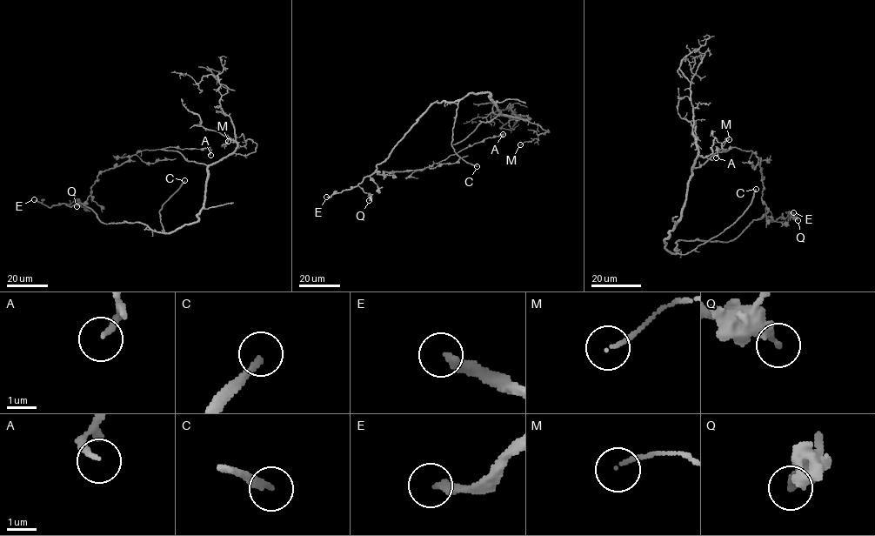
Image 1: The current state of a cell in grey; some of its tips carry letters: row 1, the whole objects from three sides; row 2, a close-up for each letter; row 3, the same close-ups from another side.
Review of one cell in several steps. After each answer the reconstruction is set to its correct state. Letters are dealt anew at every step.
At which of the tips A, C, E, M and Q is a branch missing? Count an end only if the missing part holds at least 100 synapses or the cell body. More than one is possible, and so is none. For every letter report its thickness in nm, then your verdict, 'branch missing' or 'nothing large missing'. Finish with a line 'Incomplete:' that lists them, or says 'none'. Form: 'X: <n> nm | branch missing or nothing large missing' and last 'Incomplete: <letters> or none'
A: 200 nm | nothing large missing
C: 240 nm | branch missing
E: 280 nm | branch missing
M: 100 nm | nothing large missing
Q: 340 nm | nothing large missing
Incomplete: C, E

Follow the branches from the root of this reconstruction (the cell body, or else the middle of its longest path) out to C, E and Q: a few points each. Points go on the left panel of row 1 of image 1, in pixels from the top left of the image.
C: (156, 231), (165, 233), (159, 210), (184, 180)
E: (156, 231), (138, 222), (105, 224), (81, 203), (49, 207), (34, 199)
Q: (156, 231), (138, 222), (105, 224), (81, 203), (71, 206), (66, 204), (70, 204), (76, 199), (76, 206)

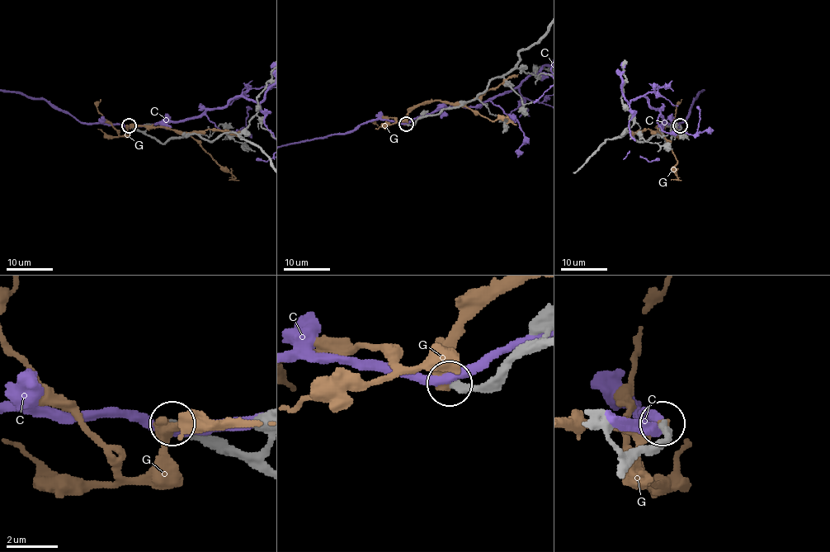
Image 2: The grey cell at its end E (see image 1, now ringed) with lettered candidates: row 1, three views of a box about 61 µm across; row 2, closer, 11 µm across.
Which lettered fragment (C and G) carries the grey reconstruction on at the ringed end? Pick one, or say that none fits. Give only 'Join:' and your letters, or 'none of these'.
Join: none of these

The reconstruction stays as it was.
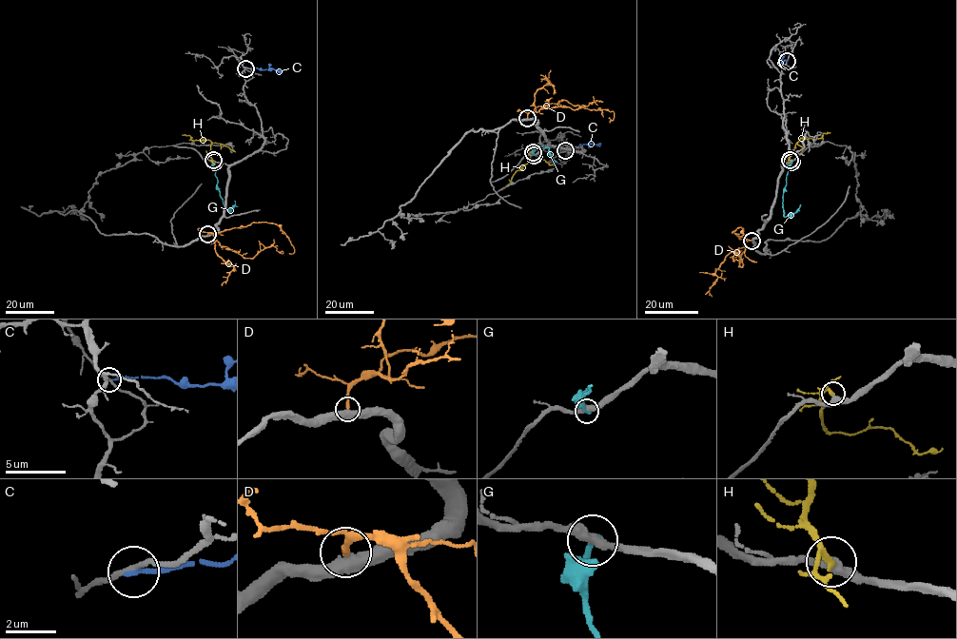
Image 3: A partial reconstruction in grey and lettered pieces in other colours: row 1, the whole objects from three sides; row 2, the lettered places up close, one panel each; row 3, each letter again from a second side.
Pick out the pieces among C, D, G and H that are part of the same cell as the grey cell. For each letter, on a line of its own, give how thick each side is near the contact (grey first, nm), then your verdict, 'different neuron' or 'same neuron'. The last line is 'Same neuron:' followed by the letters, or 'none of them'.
C: calibres 200 and 220 nm; different neuron
D: calibres 500 and 240 nm; same neuron
G: calibres 460 and 240 nm; different neuron
H: calibres 380 and 180 nm; same neuron
Same neuron: D, H

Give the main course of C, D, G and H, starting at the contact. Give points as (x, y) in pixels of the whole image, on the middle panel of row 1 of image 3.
C: (565, 150), (583, 145), (600, 144)
D: (527, 118), (535, 107), (563, 100), (583, 107), (613, 111), (614, 119), (609, 117)
G: (534, 155), (538, 146), (548, 147), (554, 164)
H: (533, 153), (529, 163), (517, 170), (501, 190)

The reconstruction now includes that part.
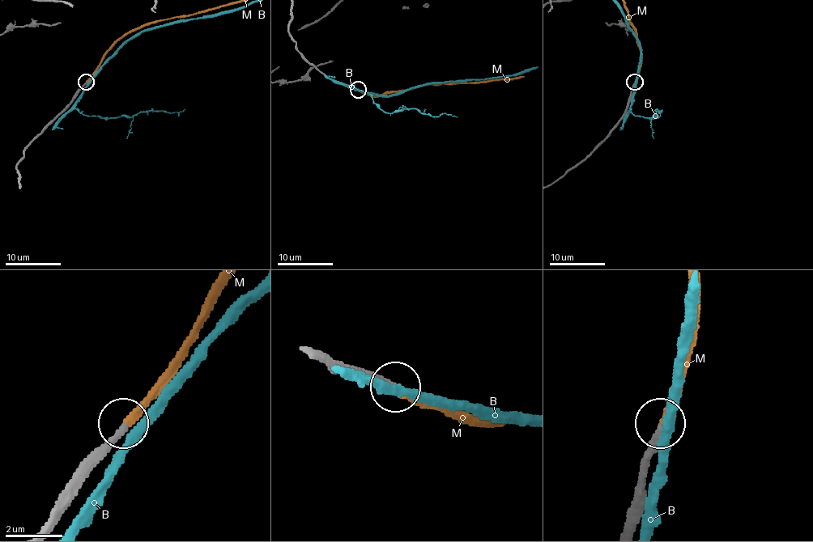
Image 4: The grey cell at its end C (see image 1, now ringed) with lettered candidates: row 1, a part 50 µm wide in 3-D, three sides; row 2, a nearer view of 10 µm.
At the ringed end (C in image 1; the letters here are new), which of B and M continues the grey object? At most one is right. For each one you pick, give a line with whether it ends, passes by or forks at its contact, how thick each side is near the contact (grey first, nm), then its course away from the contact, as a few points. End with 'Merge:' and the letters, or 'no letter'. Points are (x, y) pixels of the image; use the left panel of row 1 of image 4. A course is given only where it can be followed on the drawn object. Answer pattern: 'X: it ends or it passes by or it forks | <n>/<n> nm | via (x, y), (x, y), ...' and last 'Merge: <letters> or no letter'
M: it ends | 260/280 nm
Merge: M

